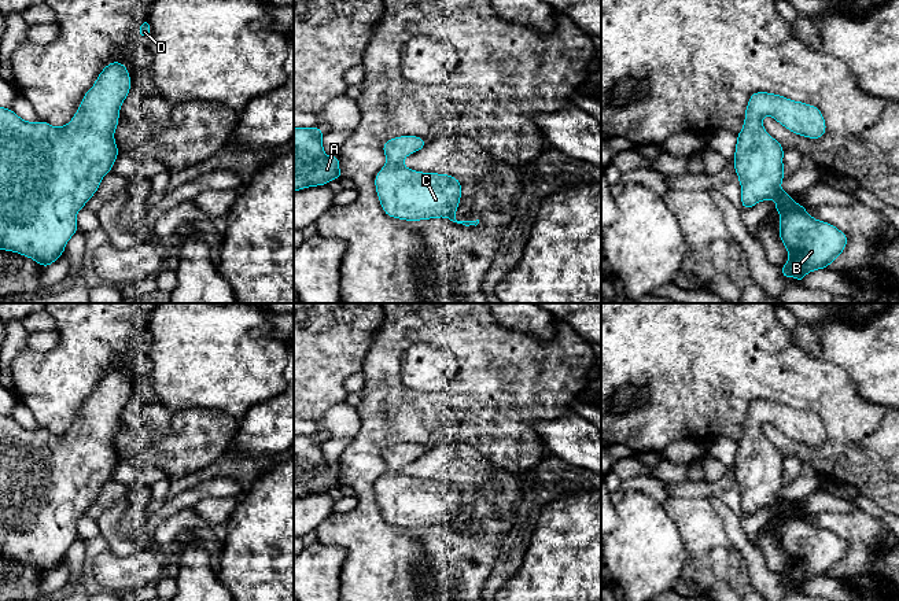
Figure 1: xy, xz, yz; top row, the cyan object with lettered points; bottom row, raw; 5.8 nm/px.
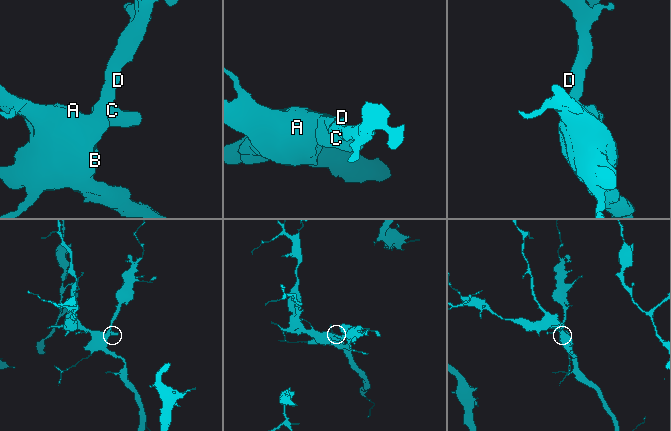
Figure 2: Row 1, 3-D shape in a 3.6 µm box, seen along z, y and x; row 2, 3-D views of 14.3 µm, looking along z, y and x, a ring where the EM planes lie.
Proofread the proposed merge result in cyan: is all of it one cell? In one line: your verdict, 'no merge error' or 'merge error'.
no merge error

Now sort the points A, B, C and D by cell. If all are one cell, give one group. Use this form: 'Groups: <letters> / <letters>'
Groups: A B C D

